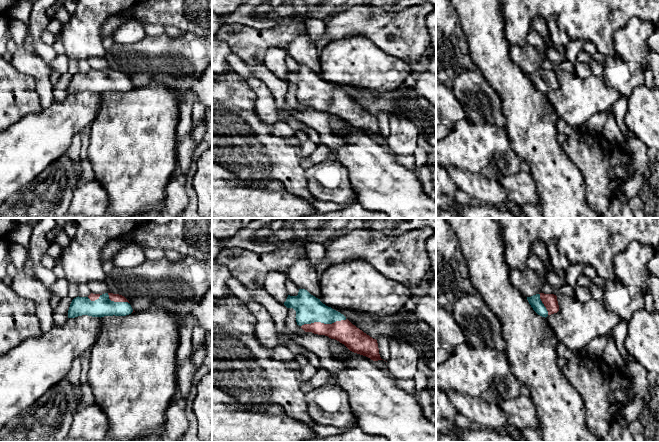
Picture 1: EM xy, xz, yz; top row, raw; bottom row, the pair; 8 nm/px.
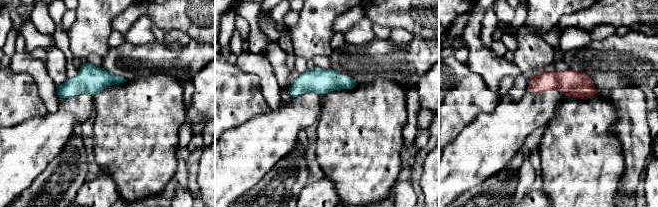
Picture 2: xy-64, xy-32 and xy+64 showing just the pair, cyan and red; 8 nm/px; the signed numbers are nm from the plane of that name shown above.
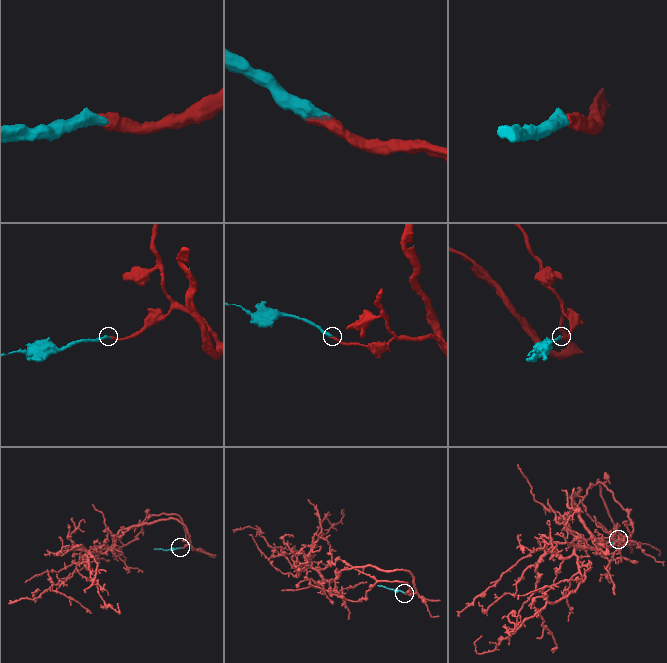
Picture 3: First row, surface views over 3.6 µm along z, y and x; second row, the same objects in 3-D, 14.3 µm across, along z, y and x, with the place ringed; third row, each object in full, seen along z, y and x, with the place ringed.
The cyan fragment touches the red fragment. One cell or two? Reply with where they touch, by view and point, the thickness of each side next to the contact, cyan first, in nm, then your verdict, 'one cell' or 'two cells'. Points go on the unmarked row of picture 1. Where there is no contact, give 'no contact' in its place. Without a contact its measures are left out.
contact xz (323, 98); calibres 220 and 180 nm; one cell

